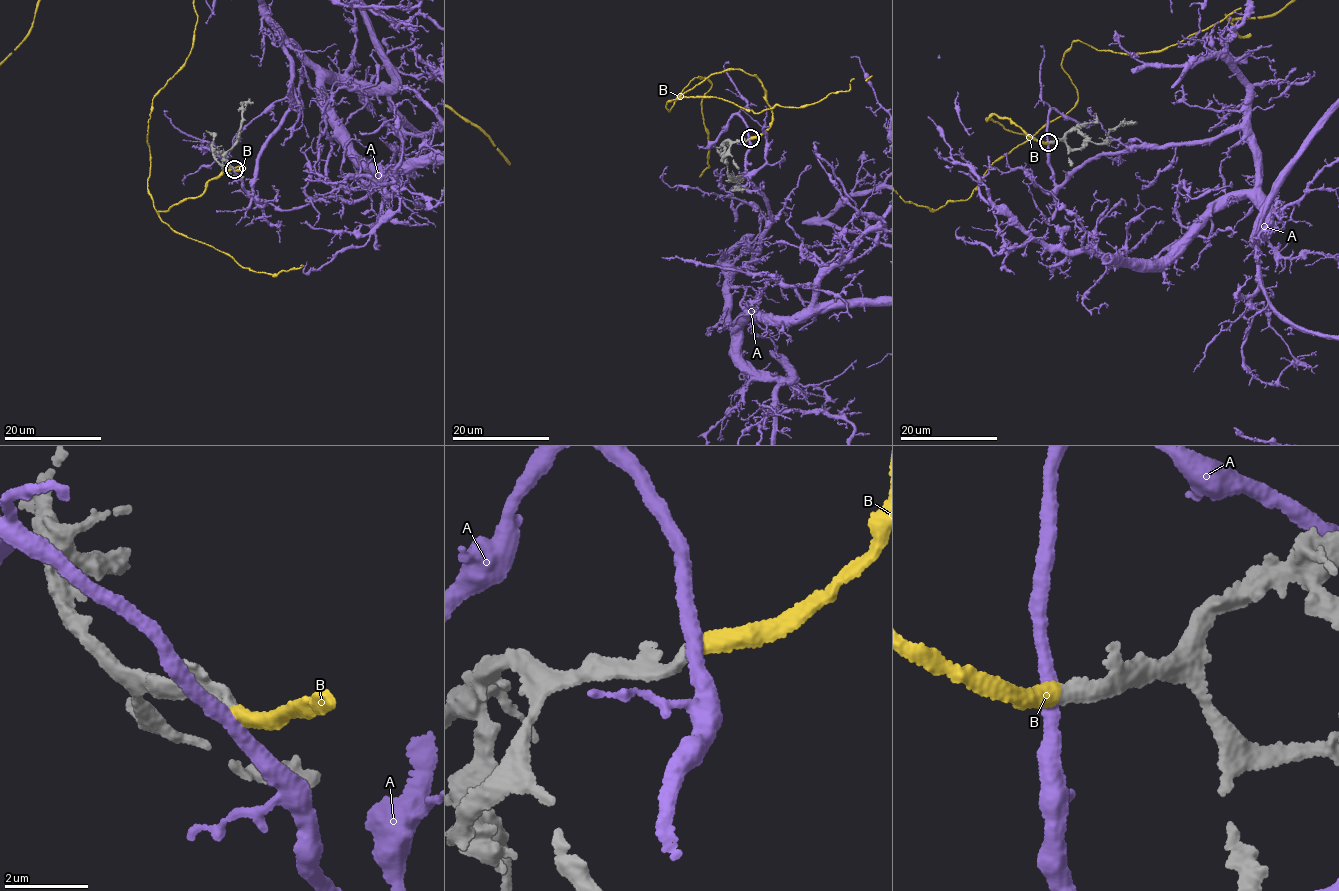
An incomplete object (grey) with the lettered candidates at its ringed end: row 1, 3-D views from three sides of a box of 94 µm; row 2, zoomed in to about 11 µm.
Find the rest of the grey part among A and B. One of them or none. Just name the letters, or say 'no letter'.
B

